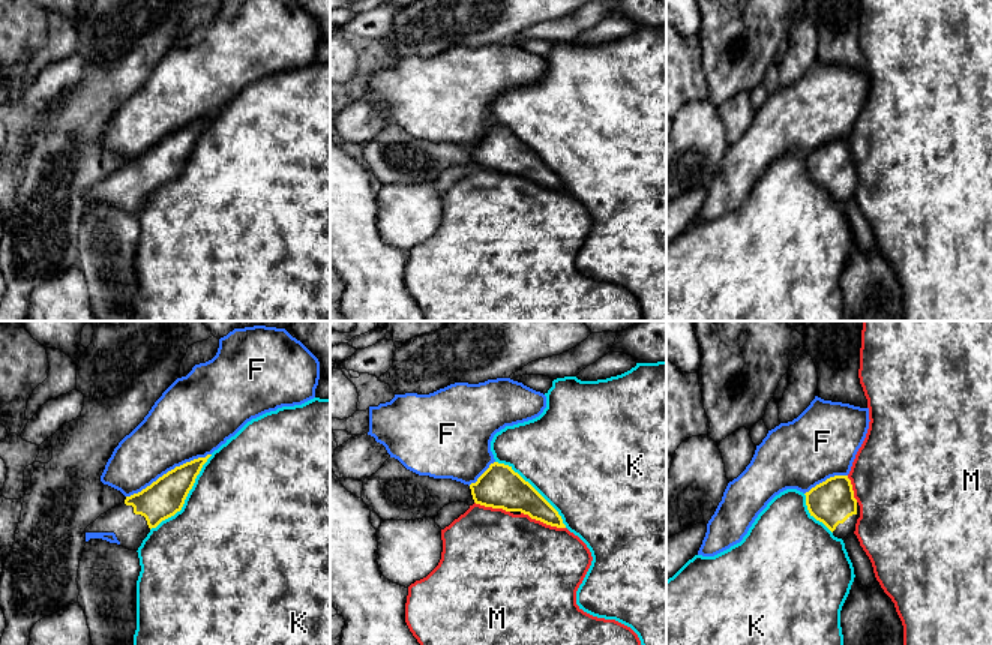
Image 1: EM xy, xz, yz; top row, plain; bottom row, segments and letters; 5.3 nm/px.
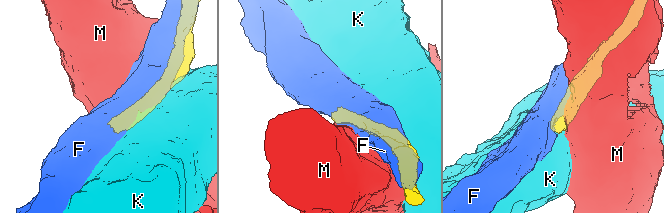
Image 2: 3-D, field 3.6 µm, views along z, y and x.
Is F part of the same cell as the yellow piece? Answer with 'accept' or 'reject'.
accept

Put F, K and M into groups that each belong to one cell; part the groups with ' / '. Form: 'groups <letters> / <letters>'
groups F / K / M

